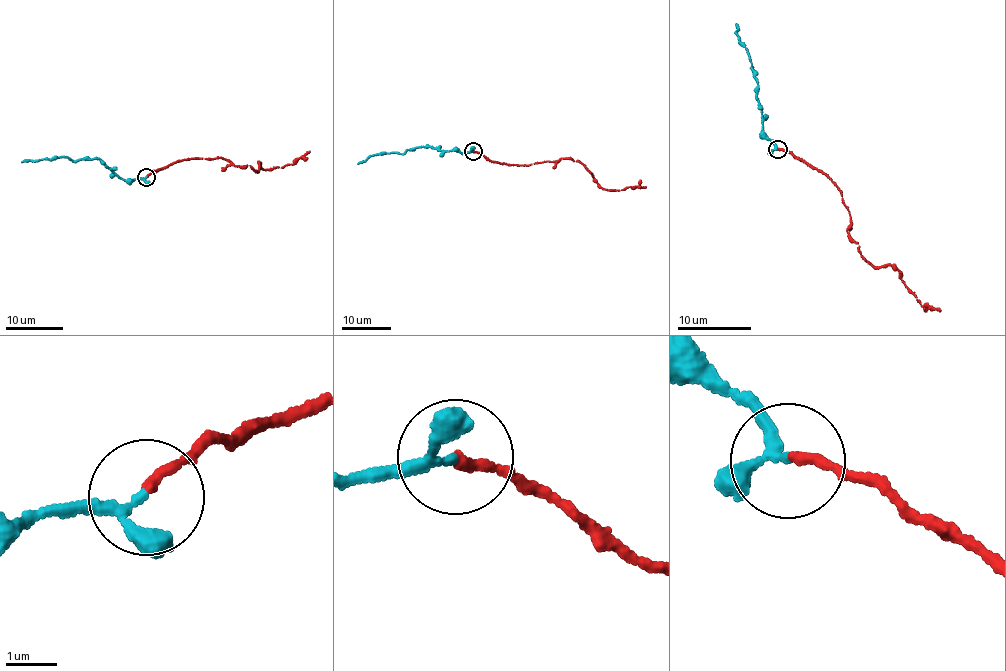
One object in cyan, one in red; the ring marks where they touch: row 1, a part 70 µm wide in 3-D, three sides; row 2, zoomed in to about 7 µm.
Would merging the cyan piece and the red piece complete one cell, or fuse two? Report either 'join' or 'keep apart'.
join

